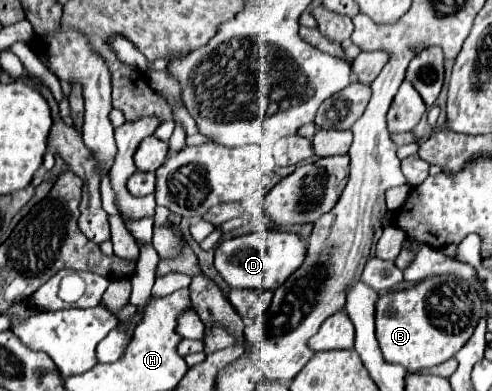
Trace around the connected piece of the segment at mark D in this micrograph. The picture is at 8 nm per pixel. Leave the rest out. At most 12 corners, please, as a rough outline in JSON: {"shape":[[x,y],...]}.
{"shape":[[251,233],[215,249],[231,289],[275,291],[299,269],[305,243]]}

